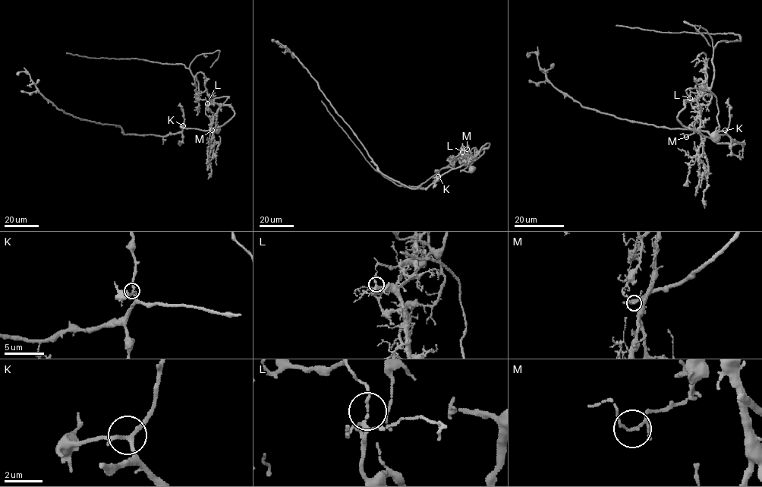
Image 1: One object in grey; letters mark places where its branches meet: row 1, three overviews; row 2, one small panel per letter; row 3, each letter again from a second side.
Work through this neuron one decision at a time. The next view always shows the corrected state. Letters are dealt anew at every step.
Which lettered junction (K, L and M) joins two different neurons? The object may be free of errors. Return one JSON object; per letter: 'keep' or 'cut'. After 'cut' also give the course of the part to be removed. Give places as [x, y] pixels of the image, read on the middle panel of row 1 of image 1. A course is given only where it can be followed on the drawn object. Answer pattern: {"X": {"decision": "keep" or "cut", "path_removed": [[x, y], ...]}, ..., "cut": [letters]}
{"K": {"decision": "keep"}, "L": {"decision": "cut", "path_removed": [[462, 152], [453, 161], [453, 169], [442, 168], [417, 186], [397, 185], [376, 171], [322, 101]]}, "M": {"decision": "keep"}, "cut": ["L"]}

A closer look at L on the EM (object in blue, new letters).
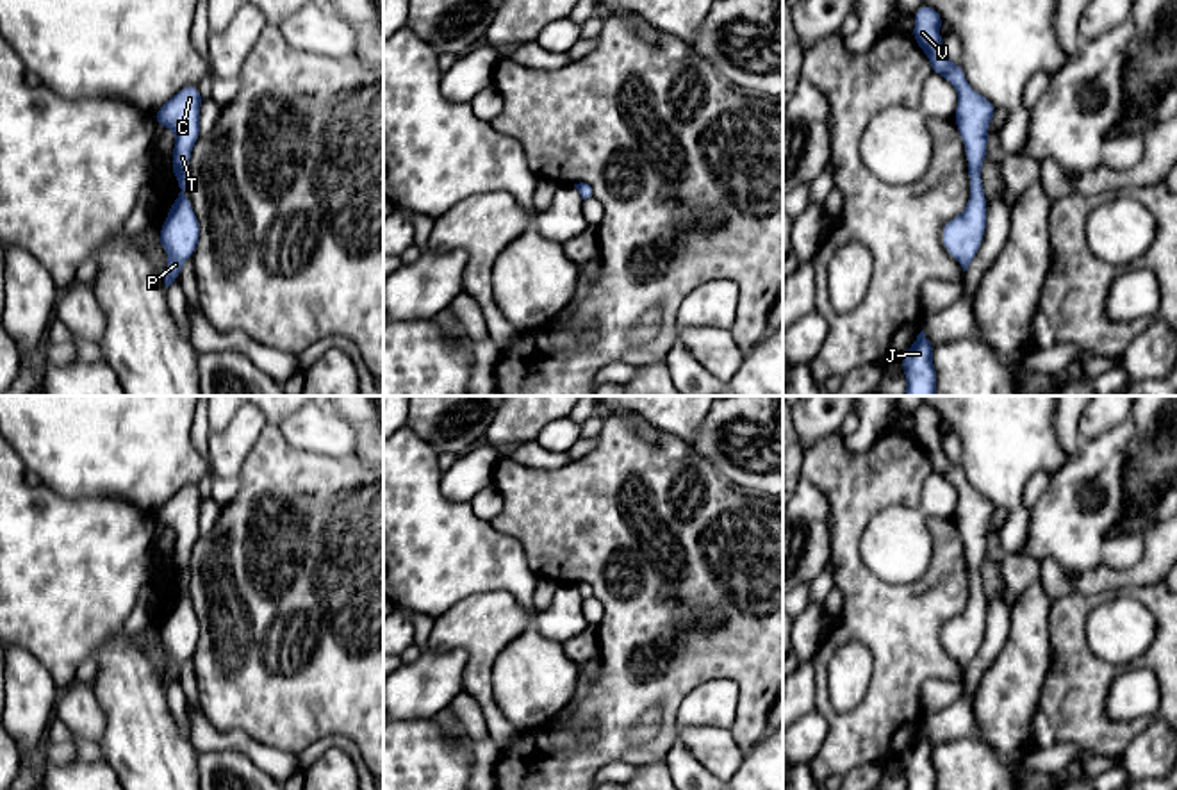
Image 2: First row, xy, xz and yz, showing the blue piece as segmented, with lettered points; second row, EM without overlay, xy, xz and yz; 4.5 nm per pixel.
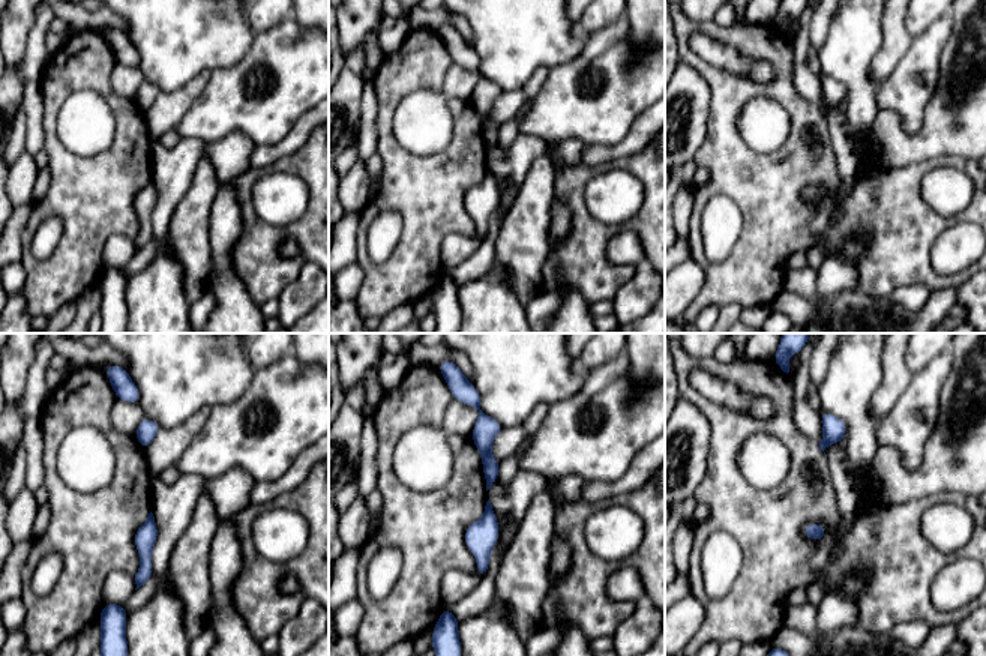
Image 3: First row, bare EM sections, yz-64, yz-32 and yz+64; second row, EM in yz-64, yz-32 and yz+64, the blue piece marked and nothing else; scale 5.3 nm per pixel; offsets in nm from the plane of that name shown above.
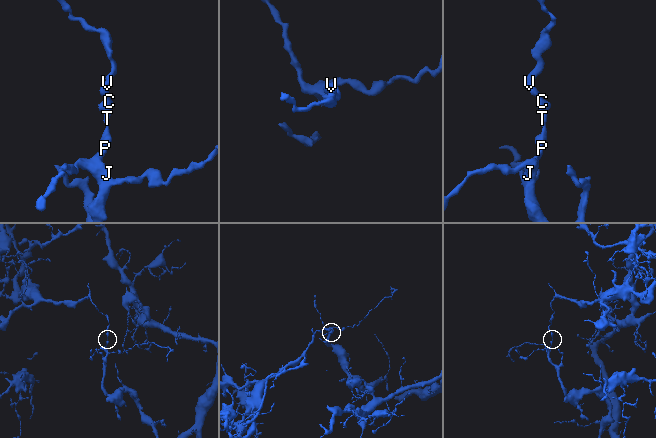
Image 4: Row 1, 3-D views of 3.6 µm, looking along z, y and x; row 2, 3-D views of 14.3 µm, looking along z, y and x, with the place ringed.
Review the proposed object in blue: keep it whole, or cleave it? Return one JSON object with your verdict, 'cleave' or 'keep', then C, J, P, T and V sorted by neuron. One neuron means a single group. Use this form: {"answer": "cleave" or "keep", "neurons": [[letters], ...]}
{"answer": "cleave", "neurons": [["C", "T", "V"], ["J", "P"]]}

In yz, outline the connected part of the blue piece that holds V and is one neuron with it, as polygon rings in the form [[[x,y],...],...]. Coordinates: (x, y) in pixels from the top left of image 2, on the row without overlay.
[[[922,403],[915,410],[915,428],[911,435],[926,451],[931,469],[934,473],[940,473],[958,489],[958,508],[952,519],[958,524],[959,535],[965,542],[965,555],[968,560],[968,583],[970,590],[979,592],[986,603],[981,567],[988,547],[986,530],[993,514],[997,512],[997,506],[968,485],[961,465],[947,458],[940,437],[942,423],[943,417],[940,412]]]

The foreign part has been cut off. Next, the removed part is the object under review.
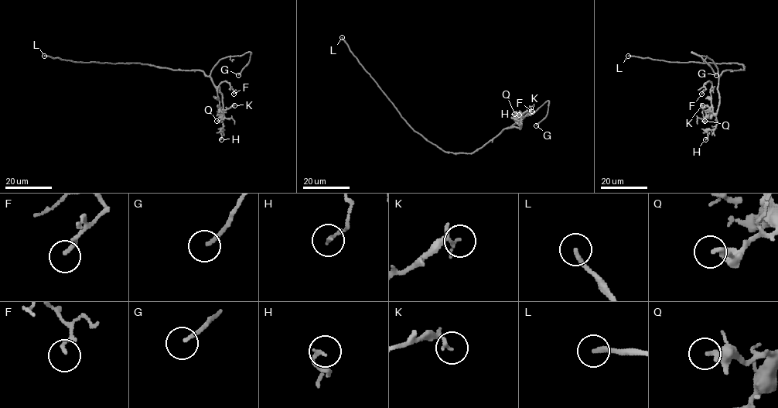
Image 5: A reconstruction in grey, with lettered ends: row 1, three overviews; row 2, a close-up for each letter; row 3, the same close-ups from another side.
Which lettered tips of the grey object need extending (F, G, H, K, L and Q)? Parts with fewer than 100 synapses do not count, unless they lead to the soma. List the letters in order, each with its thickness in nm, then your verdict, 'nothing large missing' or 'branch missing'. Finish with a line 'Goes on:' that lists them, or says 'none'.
F: calibre 150 nm; nothing large missing
G: calibre 160 nm; nothing large missing
H: calibre 160 nm; nothing large missing
K: calibre 150 nm; nothing large missing
L: calibre 220 nm; branch missing
Q: calibre 280 nm; nothing large missing
Goes on: L

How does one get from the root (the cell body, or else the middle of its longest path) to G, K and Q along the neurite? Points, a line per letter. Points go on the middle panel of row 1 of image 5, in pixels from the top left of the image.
G: (454, 153), (474, 152), (503, 129), (532, 114), (548, 101), (547, 114), (536, 125)
K: (454, 153), (474, 152), (503, 129), (513, 127), (520, 128), (522, 114), (532, 111)
Q: (454, 153), (474, 152), (503, 129), (513, 127), (520, 128), (520, 114), (514, 114)

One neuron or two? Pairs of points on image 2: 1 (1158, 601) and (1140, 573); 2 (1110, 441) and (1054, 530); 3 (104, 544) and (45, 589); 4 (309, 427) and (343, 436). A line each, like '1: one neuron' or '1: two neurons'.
1: two neurons
2: one neuron
3: one neuron
4: one neuron

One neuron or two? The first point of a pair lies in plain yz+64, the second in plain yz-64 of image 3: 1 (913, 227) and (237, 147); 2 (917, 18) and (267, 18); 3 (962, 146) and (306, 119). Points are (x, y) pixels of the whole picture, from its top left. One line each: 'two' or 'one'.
1: two
2: one
3: one

